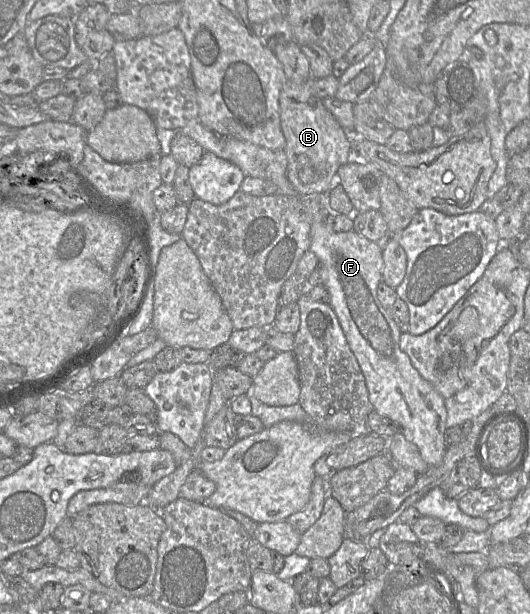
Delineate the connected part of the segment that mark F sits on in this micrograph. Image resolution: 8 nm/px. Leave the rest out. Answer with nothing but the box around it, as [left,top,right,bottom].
[309,211,447,467]

